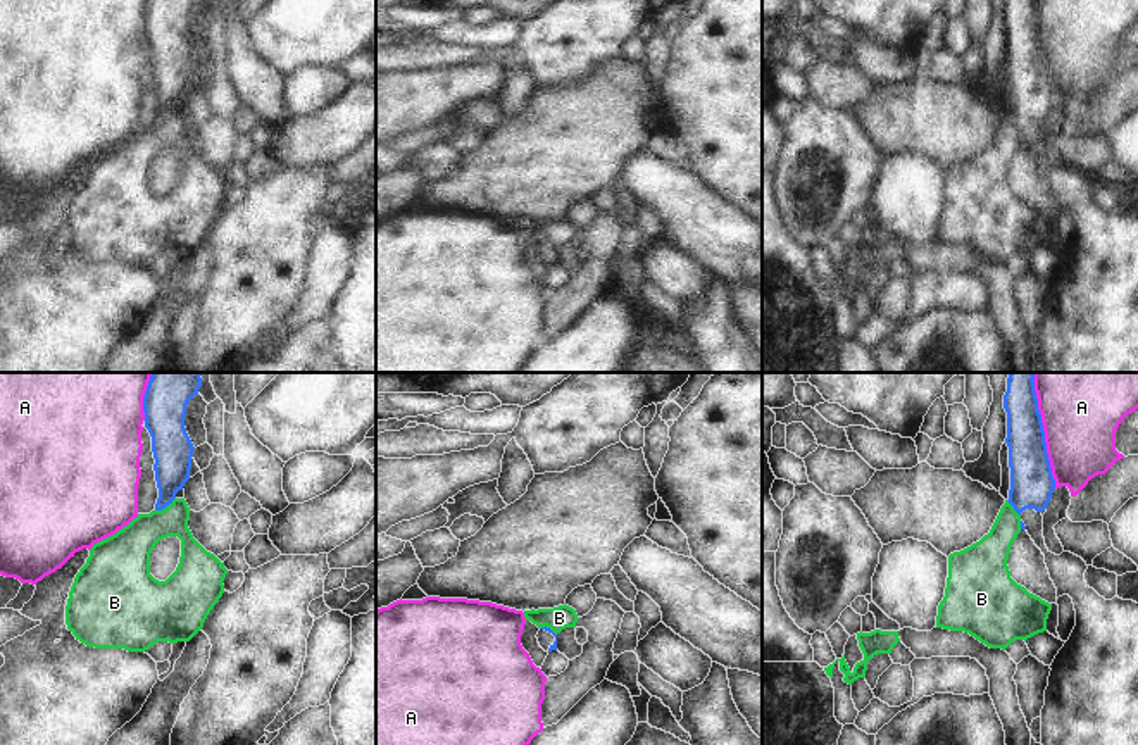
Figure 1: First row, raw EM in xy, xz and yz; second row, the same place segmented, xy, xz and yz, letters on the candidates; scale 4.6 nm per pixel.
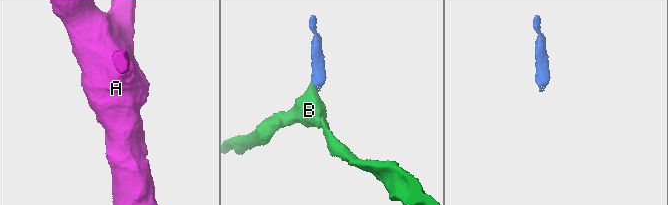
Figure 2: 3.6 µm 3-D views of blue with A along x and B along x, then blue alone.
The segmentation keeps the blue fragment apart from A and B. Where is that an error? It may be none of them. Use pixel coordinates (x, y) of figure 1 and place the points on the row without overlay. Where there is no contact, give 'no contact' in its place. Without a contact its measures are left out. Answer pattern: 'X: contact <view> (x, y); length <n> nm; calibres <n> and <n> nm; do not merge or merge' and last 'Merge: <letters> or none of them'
A: contact yz (1044, 50); length 480 nm; calibres 200 and 340 nm; do not merge
B: contact xy (164, 121); length 120 nm; calibres 180 and 200 nm; do not merge
Merge: none of them

